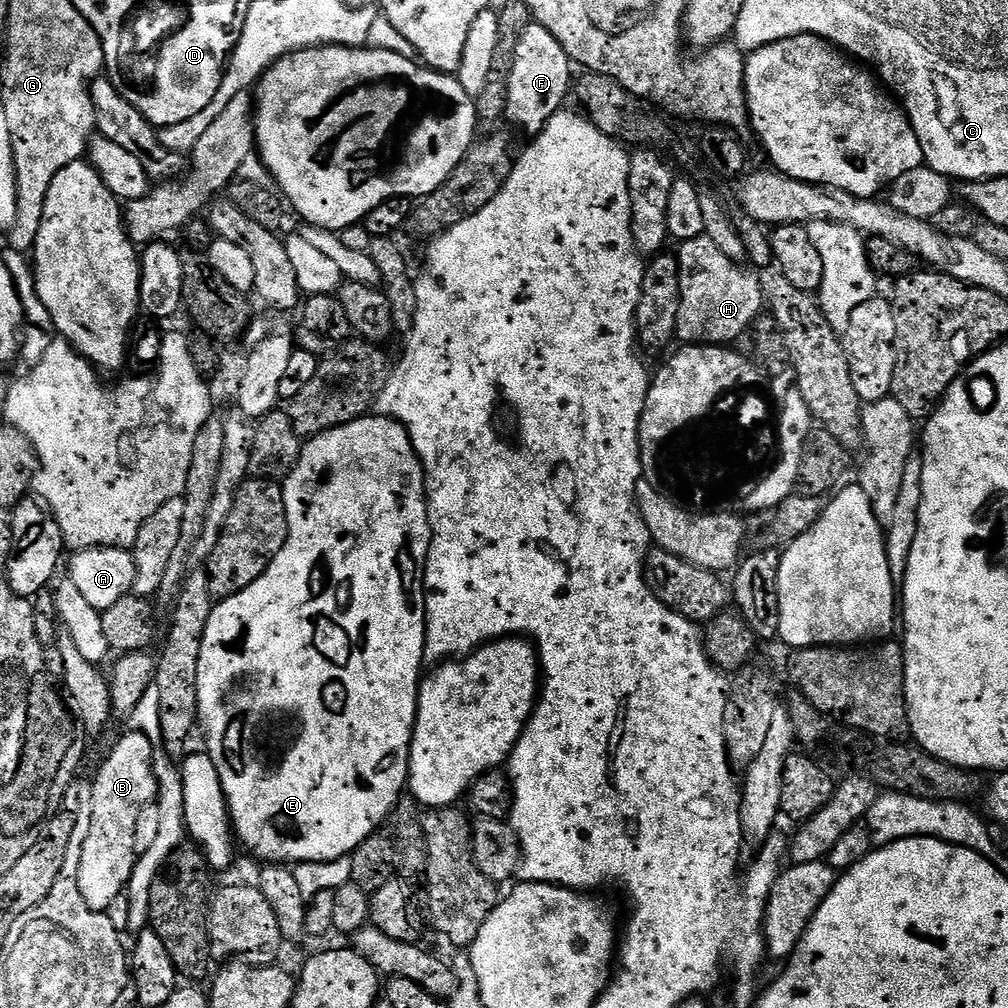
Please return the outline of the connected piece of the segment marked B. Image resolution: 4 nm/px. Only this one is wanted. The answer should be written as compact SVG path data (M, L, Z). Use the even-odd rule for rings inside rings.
M135 730L128 733L112 748L92 784L90 838L82 848L82 866L78 868L78 886L86 906L103 912L127 889L138 853L134 834L138 816L157 799L158 781L152 765L153 741Z

